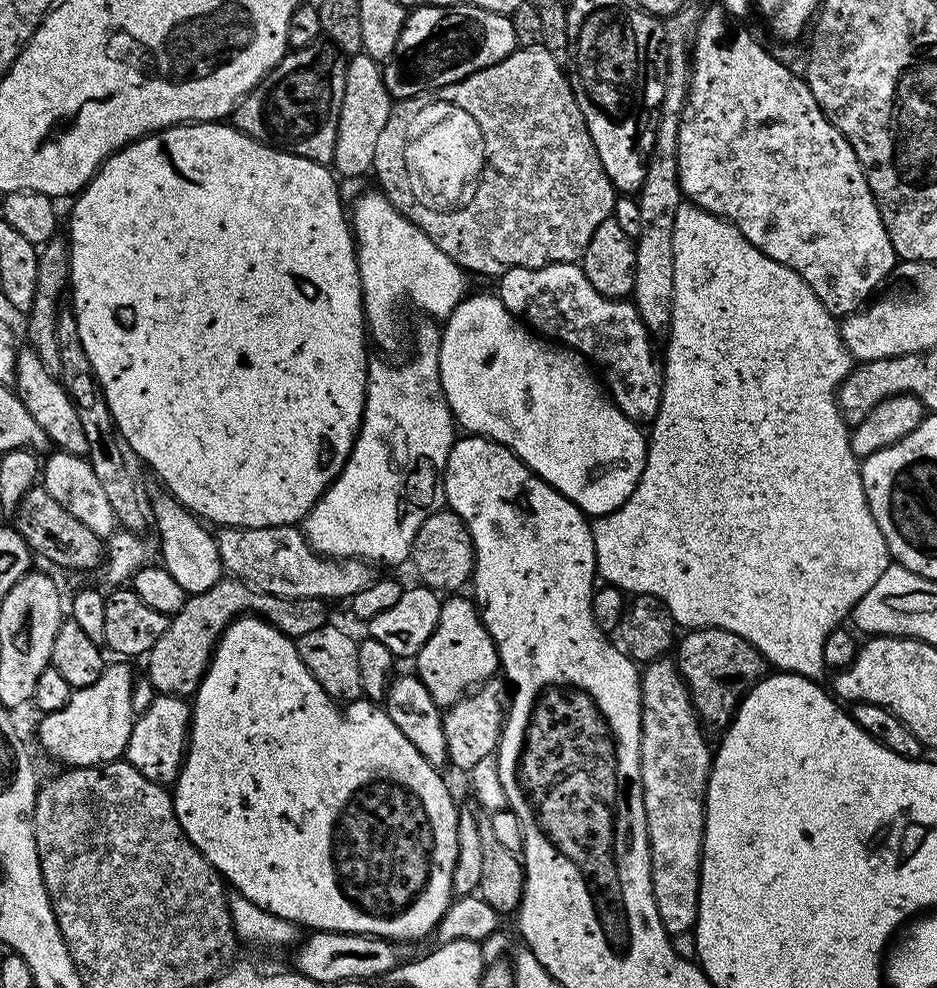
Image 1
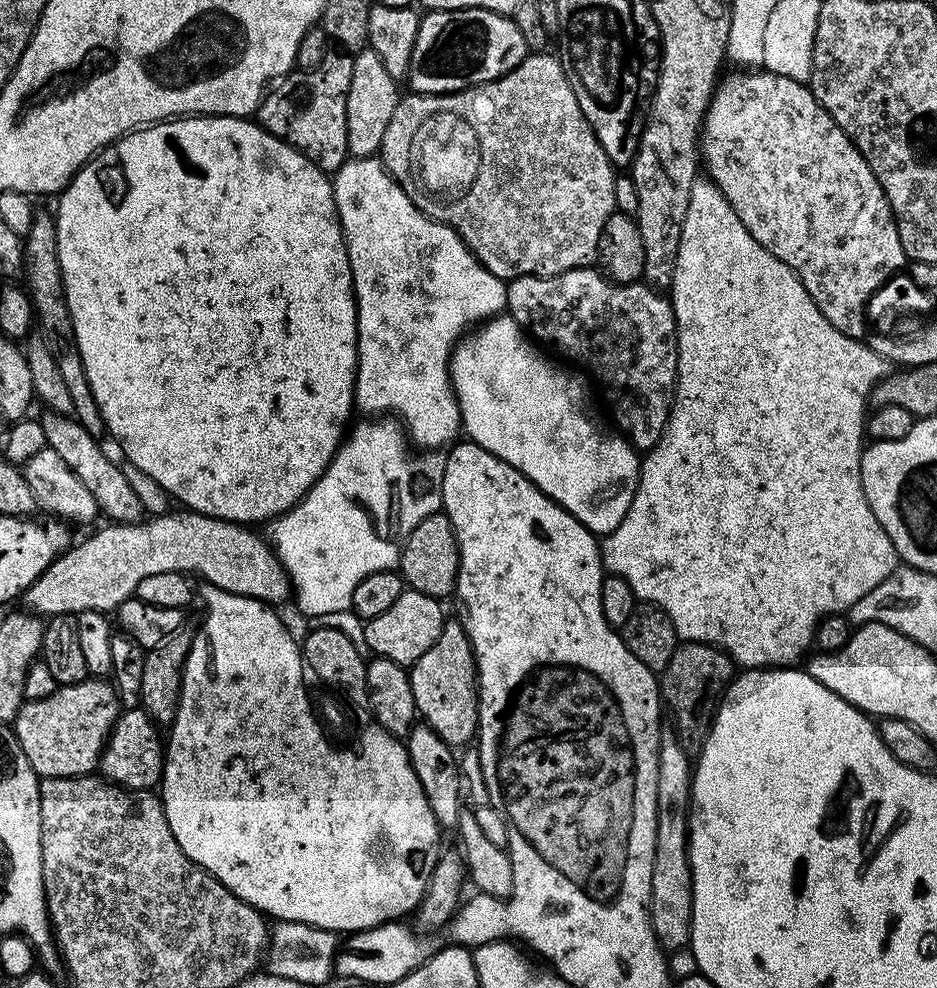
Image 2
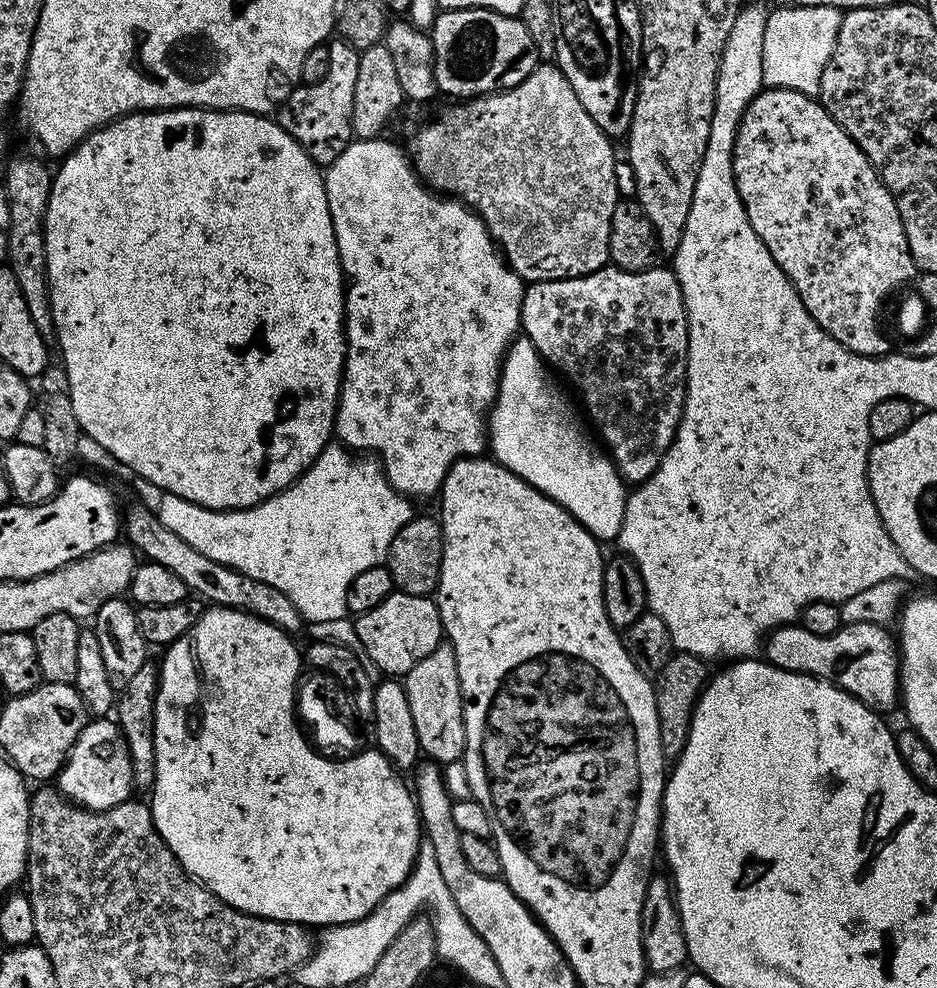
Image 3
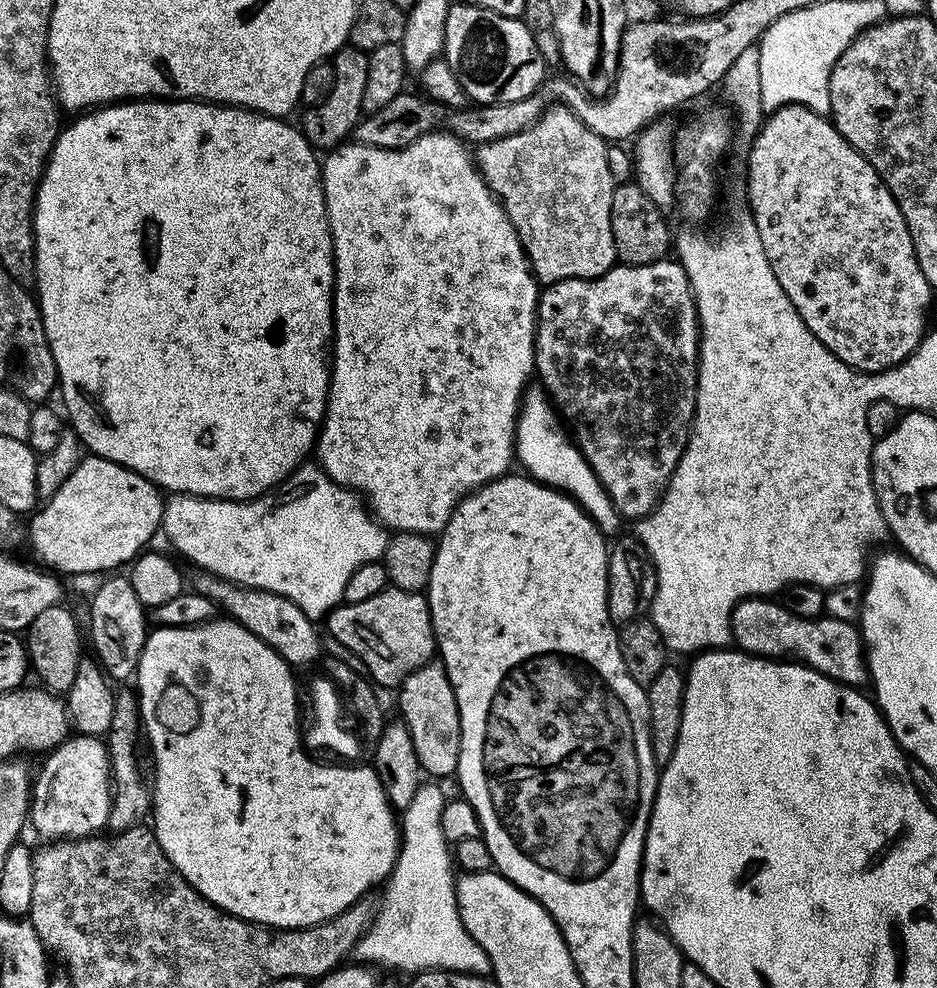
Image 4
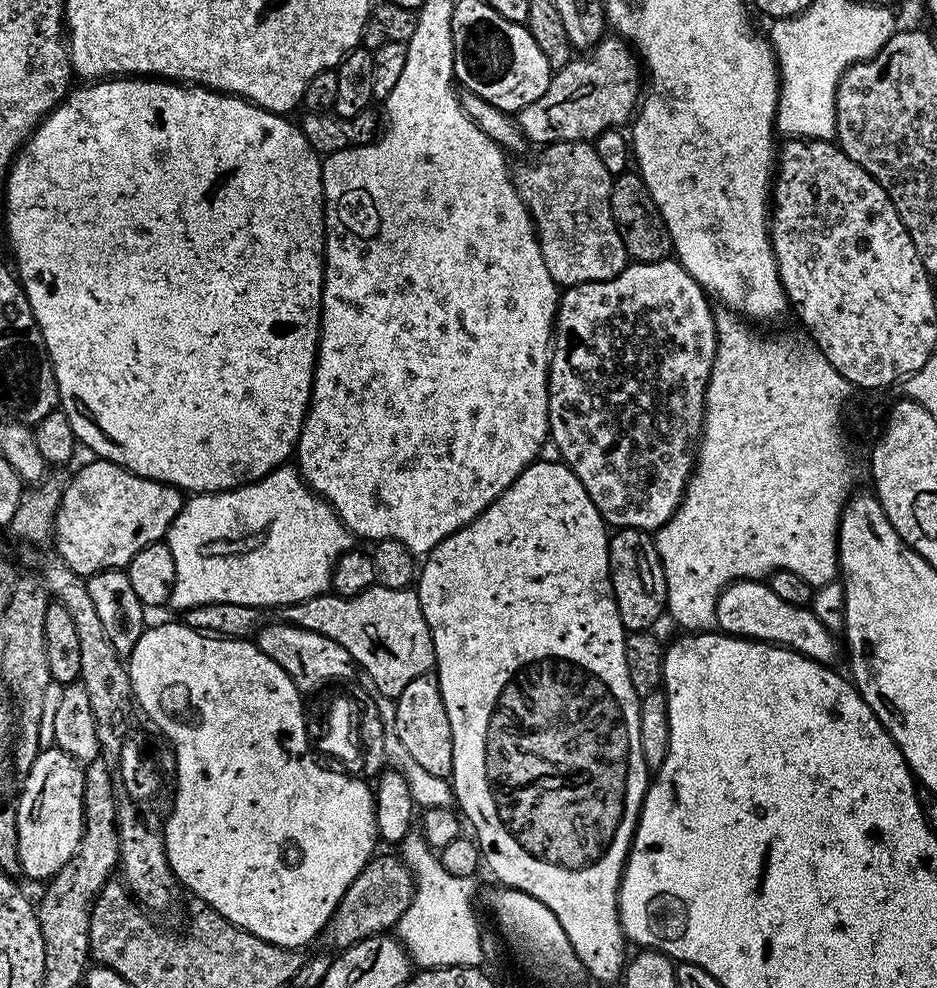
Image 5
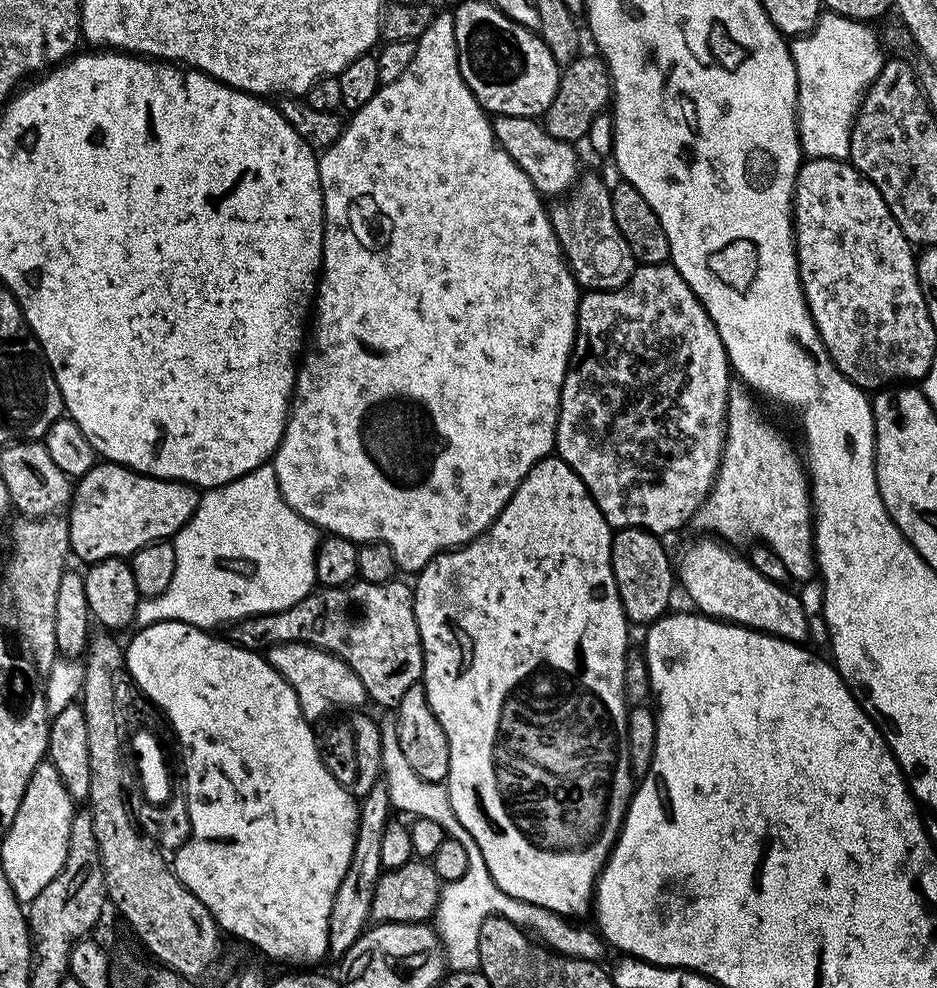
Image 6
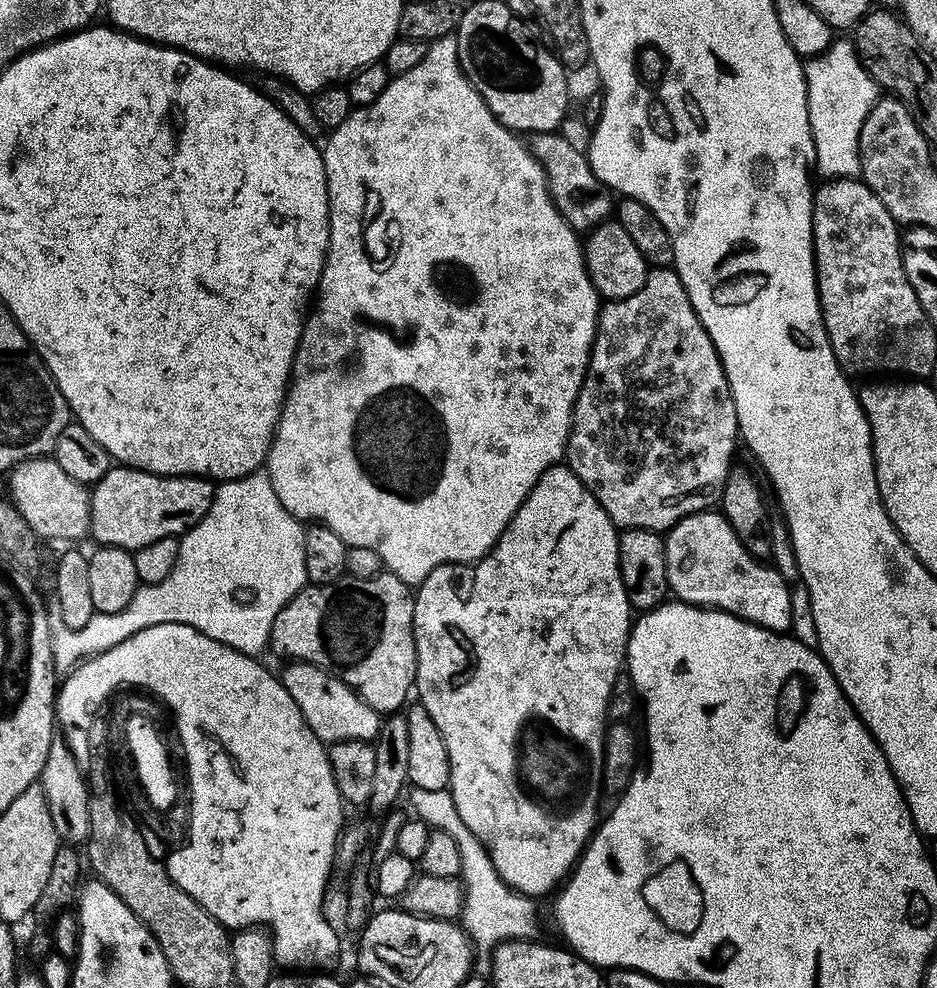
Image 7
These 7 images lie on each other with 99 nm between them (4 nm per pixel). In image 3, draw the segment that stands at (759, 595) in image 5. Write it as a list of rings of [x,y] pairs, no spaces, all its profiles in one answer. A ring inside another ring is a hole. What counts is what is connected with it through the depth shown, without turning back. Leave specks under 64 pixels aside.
[[[793,622],[772,629],[762,652],[767,663],[775,668],[828,680],[861,700],[867,708],[885,710],[895,704],[897,707],[900,696],[898,644],[888,631],[883,624],[844,624],[834,634],[819,636]]]

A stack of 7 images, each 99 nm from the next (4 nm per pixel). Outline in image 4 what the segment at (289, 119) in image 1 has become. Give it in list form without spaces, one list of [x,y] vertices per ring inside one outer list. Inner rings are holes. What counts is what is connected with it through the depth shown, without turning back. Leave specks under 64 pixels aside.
[[[345,46],[336,52],[334,63],[334,90],[321,104],[313,104],[305,111],[308,113],[304,116],[304,124],[302,123],[305,138],[317,150],[335,150],[341,147],[355,133],[356,124],[364,112],[362,94],[366,92],[368,53],[360,48]]]

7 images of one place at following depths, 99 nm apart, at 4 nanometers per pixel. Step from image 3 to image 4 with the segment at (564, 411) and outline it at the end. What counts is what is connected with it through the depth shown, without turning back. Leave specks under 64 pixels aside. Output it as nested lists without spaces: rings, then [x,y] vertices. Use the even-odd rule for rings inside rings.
[[[529,386],[524,390],[520,401],[520,415],[516,417],[514,456],[531,479],[539,480],[550,488],[558,488],[565,496],[572,497],[600,527],[601,532],[611,534],[621,531],[622,517],[616,511],[614,502],[610,502],[610,494],[606,494],[602,482],[598,482],[594,470],[590,470],[586,458],[576,448],[573,437],[566,431],[557,409],[550,403],[550,397],[543,387]]]

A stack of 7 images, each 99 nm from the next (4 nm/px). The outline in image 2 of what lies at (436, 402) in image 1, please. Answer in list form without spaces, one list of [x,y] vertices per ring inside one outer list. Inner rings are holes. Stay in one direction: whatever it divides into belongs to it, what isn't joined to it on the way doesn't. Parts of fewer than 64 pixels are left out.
[[[364,418],[364,421],[356,429],[354,428],[345,435],[340,448],[330,462],[330,466],[320,475],[318,482],[314,482],[312,489],[291,510],[282,516],[277,516],[270,524],[270,528],[272,528],[270,543],[276,553],[276,557],[280,560],[281,566],[288,572],[294,600],[296,596],[296,604],[304,611],[303,615],[305,617],[351,609],[352,595],[354,594],[354,589],[358,587],[358,582],[362,582],[362,578],[366,578],[370,574],[378,574],[379,572],[395,569],[399,565],[400,552],[404,548],[406,538],[412,533],[414,526],[418,526],[418,522],[422,522],[422,518],[430,518],[430,514],[441,511],[442,508],[442,478],[444,477],[445,457],[443,451],[414,450],[400,421],[395,418]]]

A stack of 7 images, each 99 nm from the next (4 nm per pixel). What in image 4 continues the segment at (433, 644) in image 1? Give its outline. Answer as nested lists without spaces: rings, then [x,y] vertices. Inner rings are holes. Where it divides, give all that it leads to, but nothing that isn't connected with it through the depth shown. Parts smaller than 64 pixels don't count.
[[[429,662],[423,664],[414,674],[407,676],[398,689],[398,716],[410,730],[410,738],[414,738],[414,754],[418,754],[418,762],[425,773],[433,778],[455,776],[460,753],[460,711],[454,694],[454,686],[450,686],[450,678],[446,674],[443,663]]]

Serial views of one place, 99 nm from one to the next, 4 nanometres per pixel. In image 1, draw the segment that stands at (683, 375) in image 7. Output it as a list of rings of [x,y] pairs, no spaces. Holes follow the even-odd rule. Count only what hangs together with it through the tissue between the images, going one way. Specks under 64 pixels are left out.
[[[576,262],[547,264],[541,268],[512,268],[499,277],[498,284],[498,295],[506,310],[510,310],[513,316],[523,321],[531,331],[579,352],[591,361],[597,373],[604,372],[602,380],[606,385],[606,391],[612,403],[622,410],[622,414],[626,414],[641,426],[656,419],[664,389],[664,373],[658,363],[657,353],[656,356],[652,353],[653,337],[631,299],[610,300],[607,296],[598,294],[598,290],[590,286],[583,267]]]

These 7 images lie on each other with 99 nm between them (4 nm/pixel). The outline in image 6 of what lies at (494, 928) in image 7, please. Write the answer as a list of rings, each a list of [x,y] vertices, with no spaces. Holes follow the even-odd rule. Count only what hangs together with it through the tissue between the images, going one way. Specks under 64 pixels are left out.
[[[472,856],[472,872],[466,870],[462,878],[447,881],[441,887],[440,901],[434,917],[436,934],[440,937],[444,959],[451,971],[475,972],[479,969],[478,930],[482,930],[482,922],[486,922],[488,916],[505,916],[525,930],[533,928],[541,936],[539,939],[552,950],[568,950],[571,949],[568,948],[571,944],[584,944],[593,932],[591,927],[576,929],[571,919],[559,916],[557,912],[510,898],[510,894],[498,890],[494,878],[490,878],[490,870],[486,870],[486,862],[482,862],[482,856]]]

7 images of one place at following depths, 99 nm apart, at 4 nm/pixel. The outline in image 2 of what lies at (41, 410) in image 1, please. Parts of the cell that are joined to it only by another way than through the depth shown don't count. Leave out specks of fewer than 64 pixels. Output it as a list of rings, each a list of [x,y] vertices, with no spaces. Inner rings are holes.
[[[45,411],[39,417],[42,430],[46,430],[46,442],[48,447],[78,474],[78,479],[82,481],[82,486],[94,494],[94,502],[101,513],[108,515],[109,521],[118,524],[139,524],[145,519],[144,504],[140,501],[140,496],[136,493],[134,485],[128,481],[128,476],[100,449],[101,441],[95,436],[91,436],[80,421],[72,416],[57,416],[56,413]]]

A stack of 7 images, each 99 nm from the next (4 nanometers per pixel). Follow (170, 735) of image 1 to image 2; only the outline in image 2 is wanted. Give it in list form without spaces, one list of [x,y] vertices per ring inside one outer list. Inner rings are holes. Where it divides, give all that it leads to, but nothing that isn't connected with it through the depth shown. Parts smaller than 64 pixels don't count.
[[[143,707],[129,708],[116,717],[111,732],[100,756],[99,771],[111,783],[133,790],[152,790],[159,785],[164,771],[164,753],[162,736],[156,733],[157,725]]]

